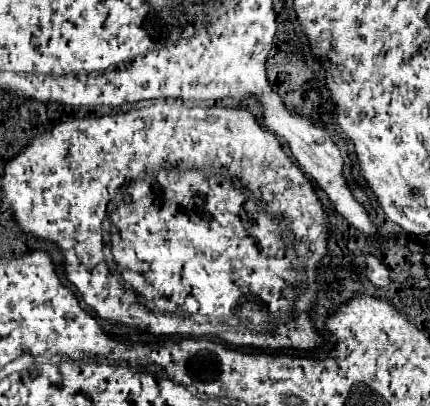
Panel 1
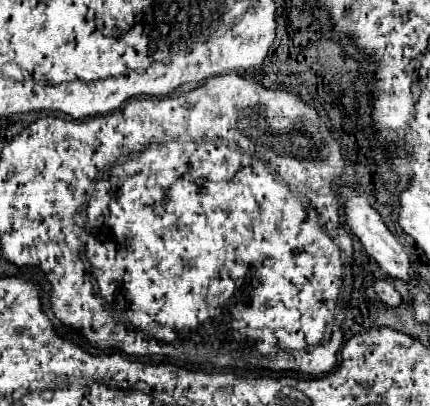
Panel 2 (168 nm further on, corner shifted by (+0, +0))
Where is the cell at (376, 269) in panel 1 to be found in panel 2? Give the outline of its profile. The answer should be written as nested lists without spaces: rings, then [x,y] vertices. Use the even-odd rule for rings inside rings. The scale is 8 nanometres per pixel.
[[[376,280],[374,282],[374,290],[378,294],[378,298],[388,304],[388,306],[398,306],[402,302],[400,294],[394,290],[394,286],[388,282],[388,280]]]

